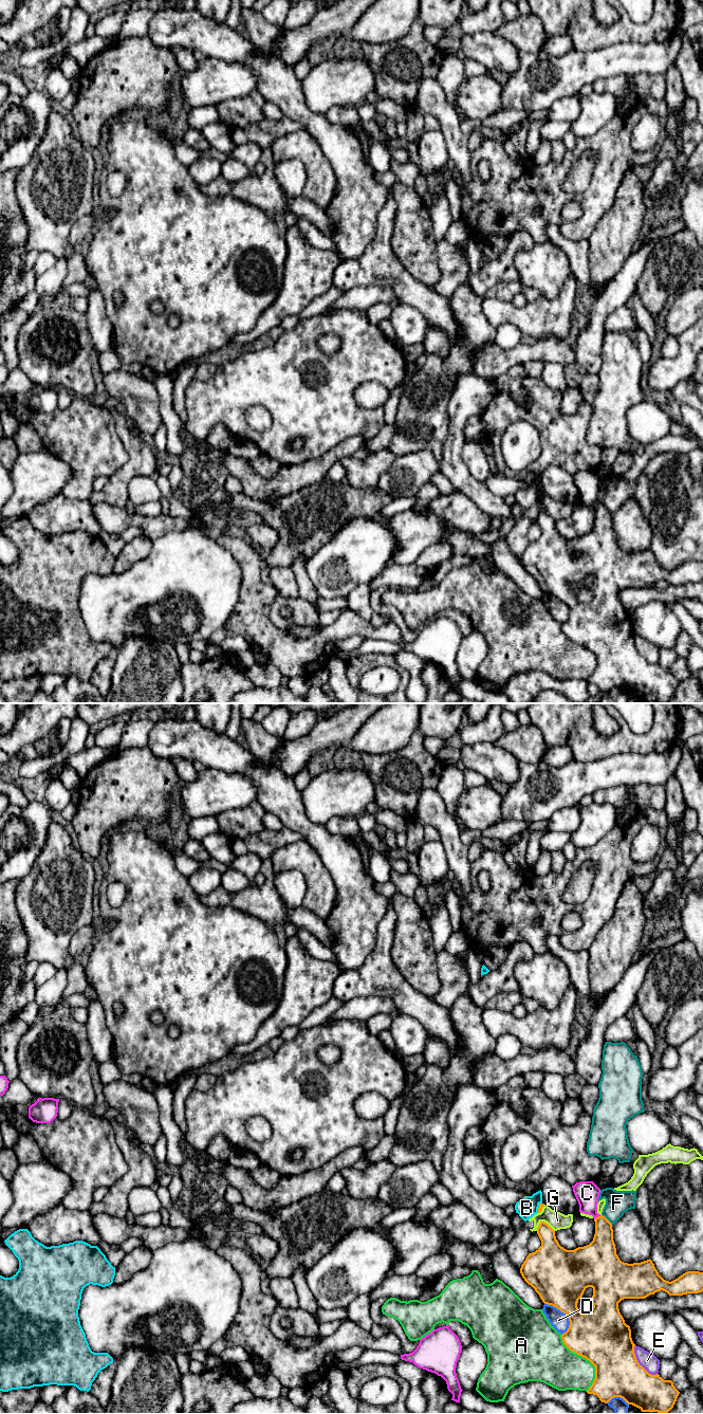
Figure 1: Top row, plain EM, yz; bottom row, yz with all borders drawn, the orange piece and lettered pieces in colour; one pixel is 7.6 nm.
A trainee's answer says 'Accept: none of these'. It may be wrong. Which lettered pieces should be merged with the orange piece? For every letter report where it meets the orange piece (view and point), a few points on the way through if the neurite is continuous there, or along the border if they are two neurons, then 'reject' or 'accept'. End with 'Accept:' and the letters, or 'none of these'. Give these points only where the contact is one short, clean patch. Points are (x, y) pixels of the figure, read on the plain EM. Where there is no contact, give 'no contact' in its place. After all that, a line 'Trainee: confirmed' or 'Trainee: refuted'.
A: contact yz (587, 648); reject
B: contact yz (538, 497); reject
C: contact yz (598, 506); reject
D: contact yz (566, 603); reject
E: contact yz (639, 653); reject
F: contact yz (606, 508); reject
G: contact yz (543, 511); reject
Accept: none of these
Trainee: confirmed

